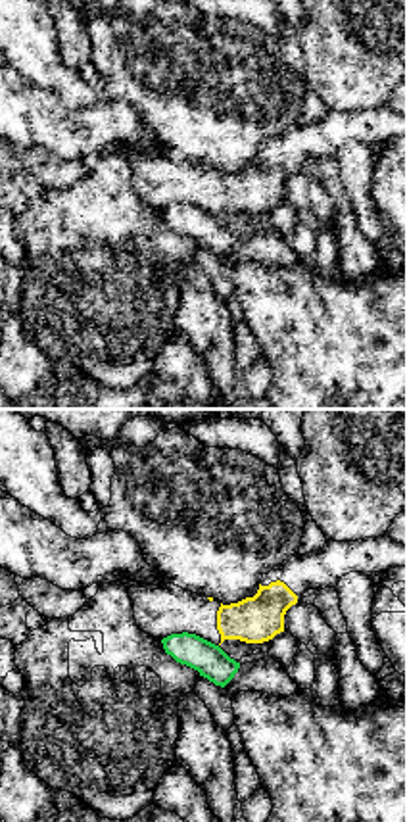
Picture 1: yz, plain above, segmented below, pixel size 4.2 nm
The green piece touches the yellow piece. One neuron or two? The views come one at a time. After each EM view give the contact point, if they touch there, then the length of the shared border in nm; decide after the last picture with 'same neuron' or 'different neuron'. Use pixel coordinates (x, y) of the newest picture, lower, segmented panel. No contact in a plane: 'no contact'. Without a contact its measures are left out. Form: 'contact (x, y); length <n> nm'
no contact

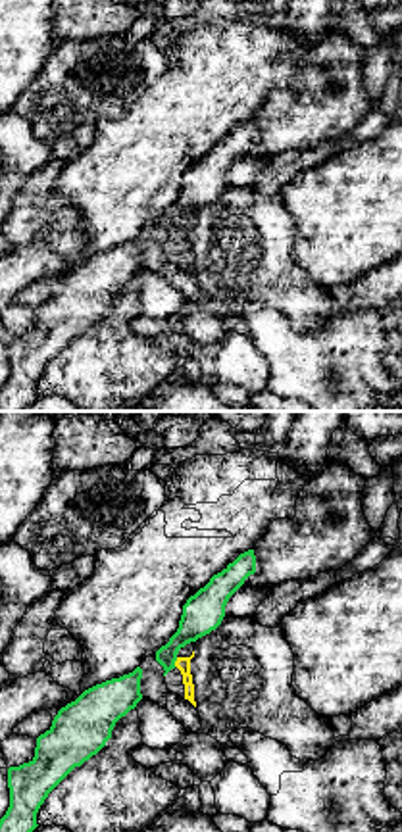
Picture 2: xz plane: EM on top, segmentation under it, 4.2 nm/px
contact (175, 660); length 40 nm

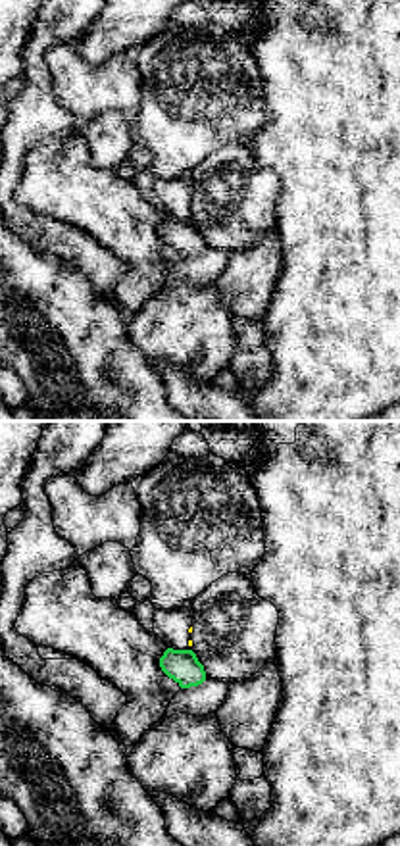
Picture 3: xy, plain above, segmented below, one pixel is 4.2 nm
no contact

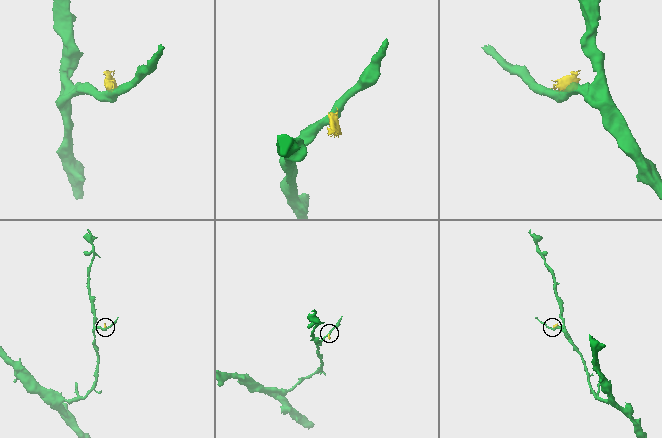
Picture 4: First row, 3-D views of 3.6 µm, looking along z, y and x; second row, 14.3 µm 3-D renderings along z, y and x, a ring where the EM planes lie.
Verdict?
different neuron

